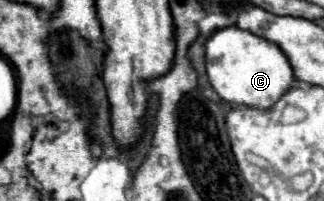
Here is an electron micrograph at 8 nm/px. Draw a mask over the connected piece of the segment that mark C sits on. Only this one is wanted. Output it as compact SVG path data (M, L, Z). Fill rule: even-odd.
M236 26L216 30L206 42L206 74L212 88L224 102L244 104L258 110L272 108L294 82L292 66L276 44Z

